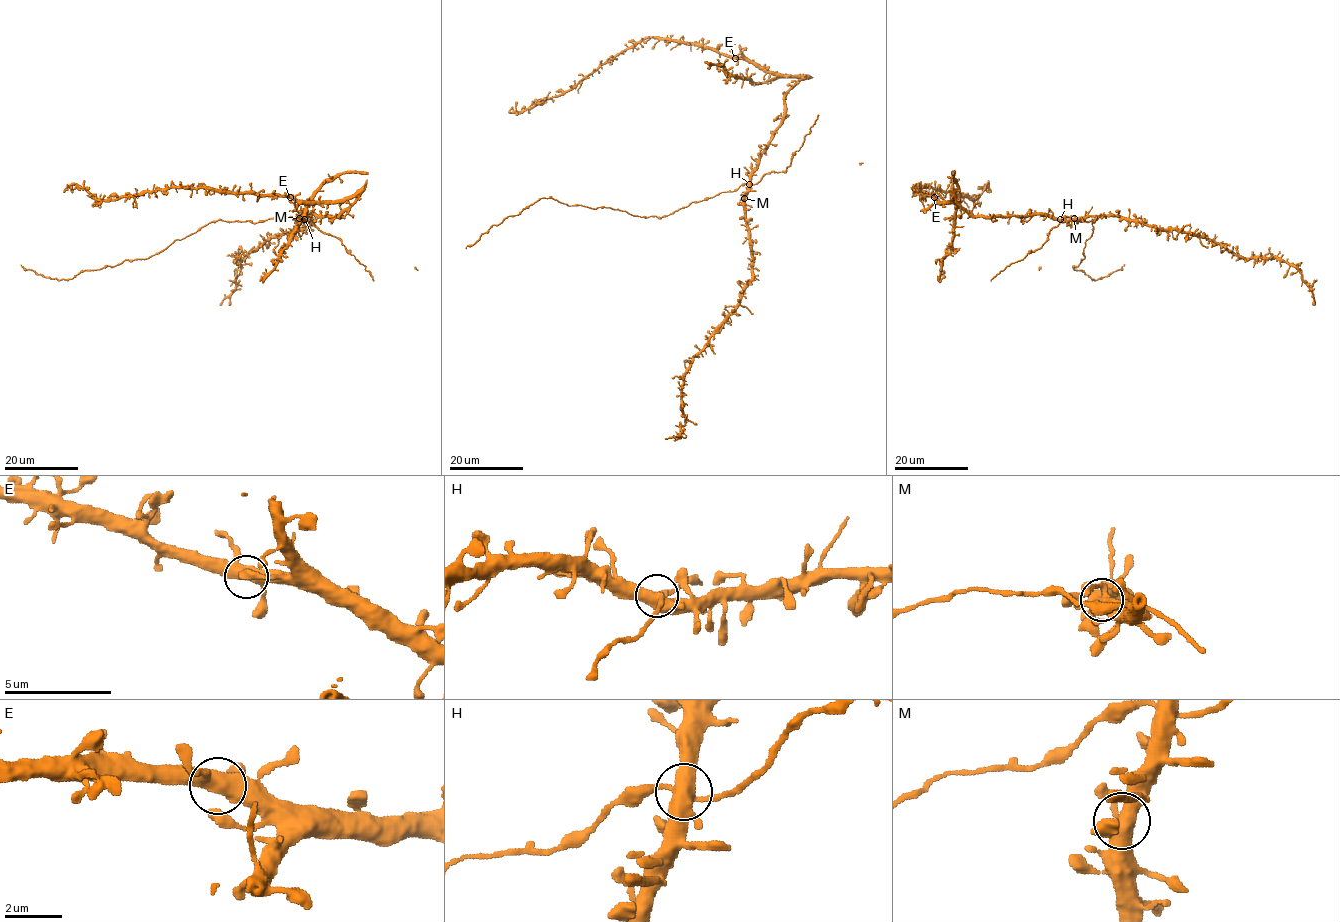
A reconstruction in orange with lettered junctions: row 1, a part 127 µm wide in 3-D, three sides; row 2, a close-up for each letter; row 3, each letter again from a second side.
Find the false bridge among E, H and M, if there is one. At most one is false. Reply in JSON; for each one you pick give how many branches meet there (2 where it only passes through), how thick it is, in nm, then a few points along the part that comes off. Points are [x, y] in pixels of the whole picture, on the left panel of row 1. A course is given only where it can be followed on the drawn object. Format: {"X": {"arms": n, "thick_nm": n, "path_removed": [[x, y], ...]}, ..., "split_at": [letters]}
{"split_at": []}

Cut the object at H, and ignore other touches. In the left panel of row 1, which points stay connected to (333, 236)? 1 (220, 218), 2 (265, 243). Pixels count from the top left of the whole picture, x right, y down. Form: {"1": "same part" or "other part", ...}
{"1": "same part", "2": "other part"}

